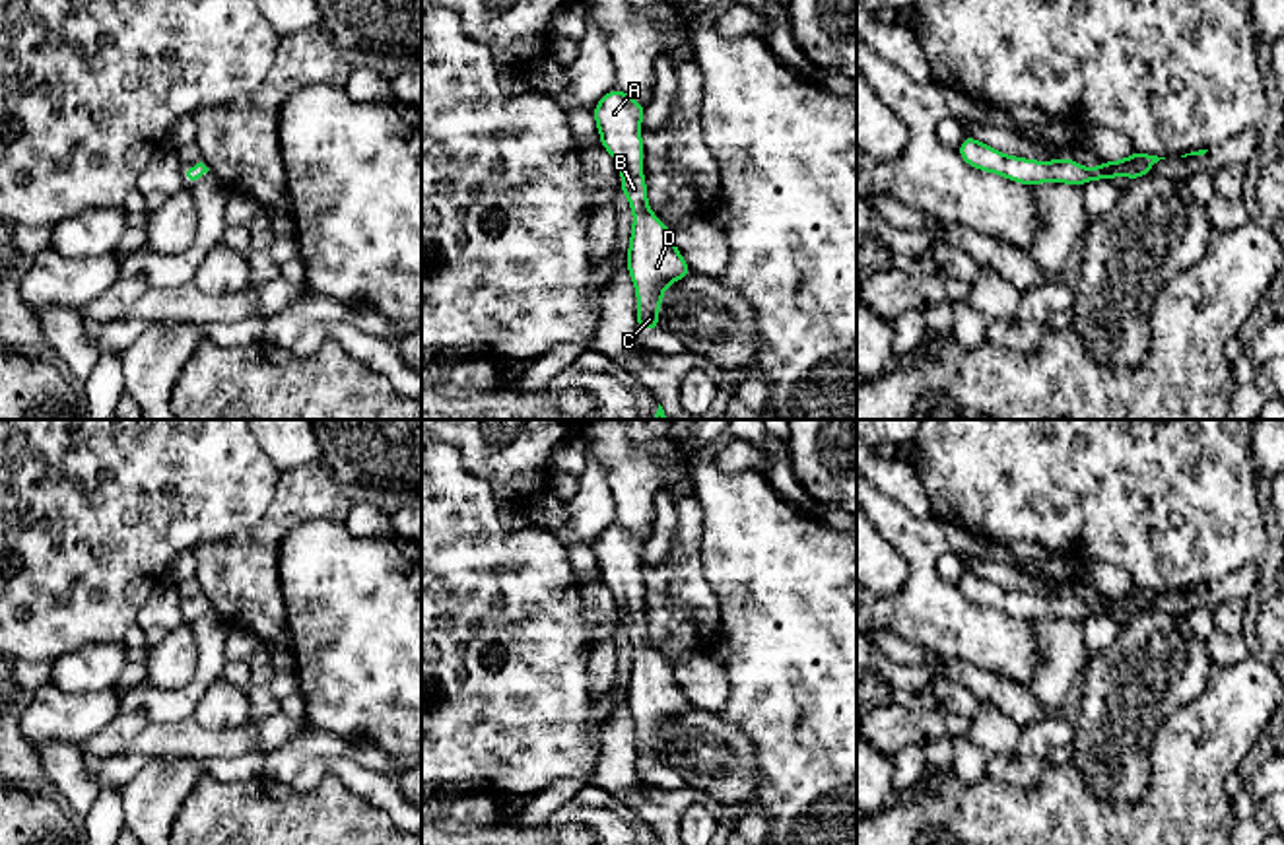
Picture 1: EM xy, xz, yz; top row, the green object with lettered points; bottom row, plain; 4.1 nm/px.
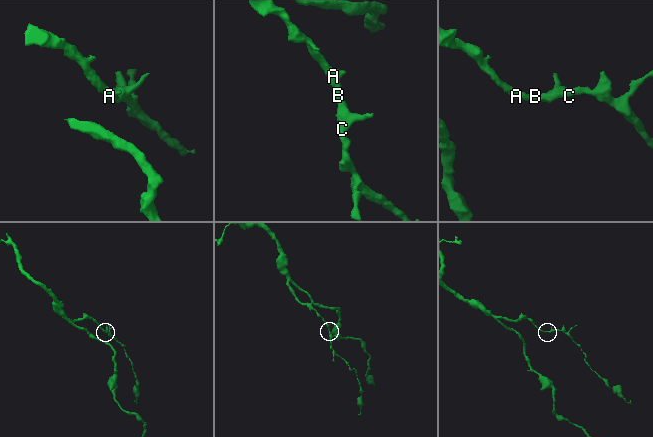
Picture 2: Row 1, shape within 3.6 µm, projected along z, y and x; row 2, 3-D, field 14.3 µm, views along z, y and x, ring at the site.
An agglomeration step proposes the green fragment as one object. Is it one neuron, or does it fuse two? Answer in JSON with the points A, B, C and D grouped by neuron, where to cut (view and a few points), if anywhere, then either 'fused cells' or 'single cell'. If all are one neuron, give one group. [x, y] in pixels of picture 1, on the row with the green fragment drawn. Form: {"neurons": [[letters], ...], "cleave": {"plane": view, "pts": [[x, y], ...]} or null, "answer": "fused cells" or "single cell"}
{"neurons": [["A", "B", "C", "D"]], "cleave": null, "answer": "single cell"}

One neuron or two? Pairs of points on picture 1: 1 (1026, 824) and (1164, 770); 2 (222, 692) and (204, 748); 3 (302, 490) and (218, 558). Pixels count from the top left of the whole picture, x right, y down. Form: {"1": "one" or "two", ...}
{"1": "one", "2": "two", "3": "one"}

